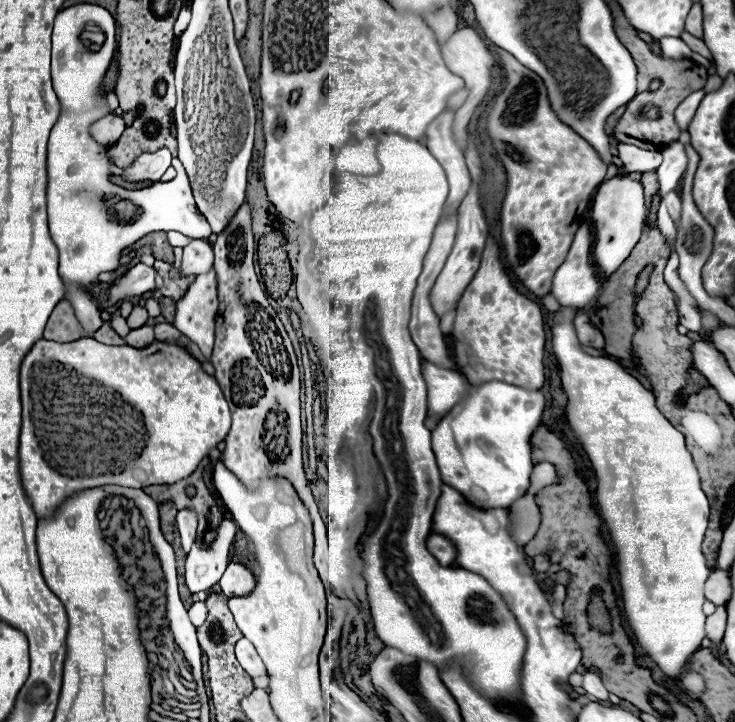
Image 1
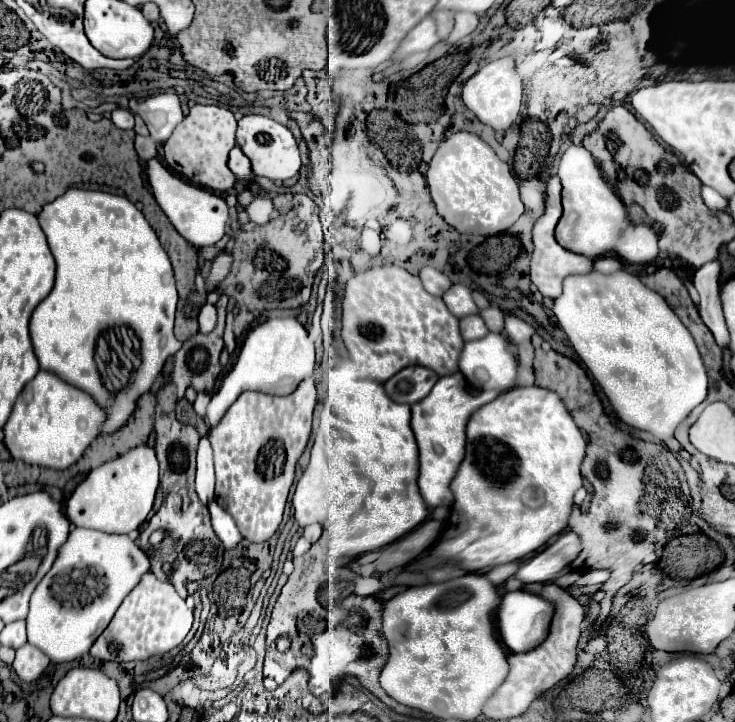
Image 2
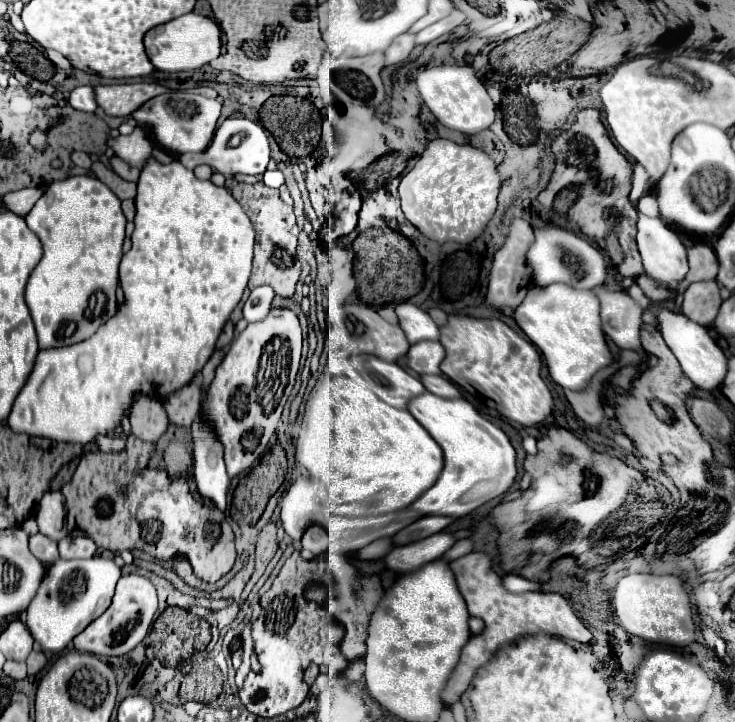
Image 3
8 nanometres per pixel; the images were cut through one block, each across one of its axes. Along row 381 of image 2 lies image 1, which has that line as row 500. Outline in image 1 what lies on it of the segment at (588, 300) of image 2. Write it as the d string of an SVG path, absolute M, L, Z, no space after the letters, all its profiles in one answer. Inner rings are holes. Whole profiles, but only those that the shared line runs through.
M562 306L560 314L562 322L550 322L552 352L560 364L560 380L568 396L568 424L580 440L596 474L596 502L616 552L624 618L636 644L666 676L674 678L682 672L688 658L700 650L700 642L704 638L706 616L702 612L702 604L706 598L702 588L710 568L706 566L700 546L708 524L708 500L700 488L698 472L690 452L686 450L684 436L660 414L654 394L630 376L620 362L608 356L590 356L582 350L574 328L576 308Z

